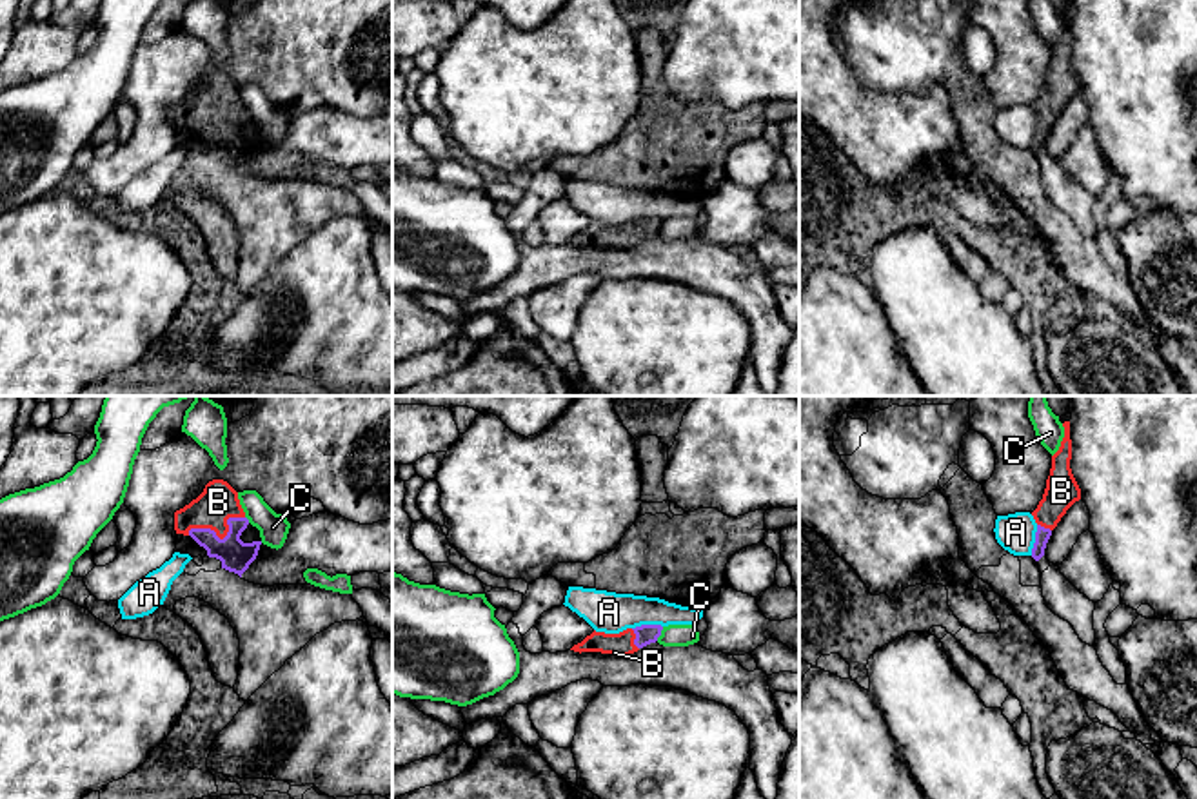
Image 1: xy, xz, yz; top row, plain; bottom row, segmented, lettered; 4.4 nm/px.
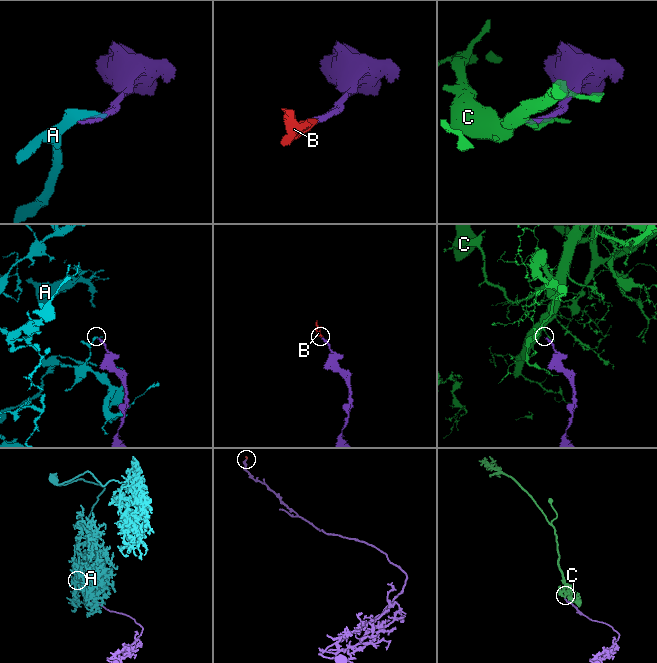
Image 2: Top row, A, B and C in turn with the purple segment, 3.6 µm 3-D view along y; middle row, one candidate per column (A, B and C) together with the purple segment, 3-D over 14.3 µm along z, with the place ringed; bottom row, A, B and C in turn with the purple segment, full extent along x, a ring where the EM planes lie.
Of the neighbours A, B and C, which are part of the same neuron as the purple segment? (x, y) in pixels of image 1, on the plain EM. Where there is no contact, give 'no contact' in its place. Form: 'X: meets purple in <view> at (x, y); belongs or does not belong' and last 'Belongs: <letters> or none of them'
A: meets purple in xz at (647, 218); does not belong
B: meets purple in xy at (218, 131); belongs
C: meets purple in xz at (660, 227); does not belong
Belongs: B

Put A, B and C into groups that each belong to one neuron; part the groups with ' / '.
A / B / C

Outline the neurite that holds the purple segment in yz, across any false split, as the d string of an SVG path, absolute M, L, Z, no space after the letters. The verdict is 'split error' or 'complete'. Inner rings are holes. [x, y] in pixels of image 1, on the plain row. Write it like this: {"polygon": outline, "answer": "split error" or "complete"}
{"polygon": "M1070 15L1063 16L1064 31L1059 44L1052 49L1052 62L1046 73L1046 82L1037 102L1032 105L1037 125L1032 142L1032 151L1039 154L1044 149L1046 136L1052 123L1057 120L1066 104L1081 93L1081 82L1072 67L1072 33L1070 33Z", "answer": "split error"}

